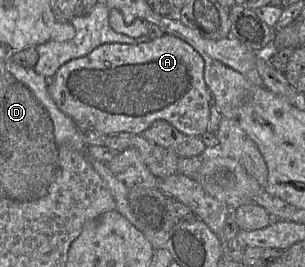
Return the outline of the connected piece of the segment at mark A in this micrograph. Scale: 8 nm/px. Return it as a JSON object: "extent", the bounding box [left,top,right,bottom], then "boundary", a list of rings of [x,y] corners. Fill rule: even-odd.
{"extent":[48,34,210,137],"boundary":[[[170,34],[139,44],[108,43],[88,55],[62,65],[49,79],[48,91],[57,107],[71,117],[81,131],[93,130],[104,135],[129,132],[142,135],[155,121],[165,120],[180,132],[201,137],[208,130],[210,99],[204,79],[205,63],[187,42]]]}

